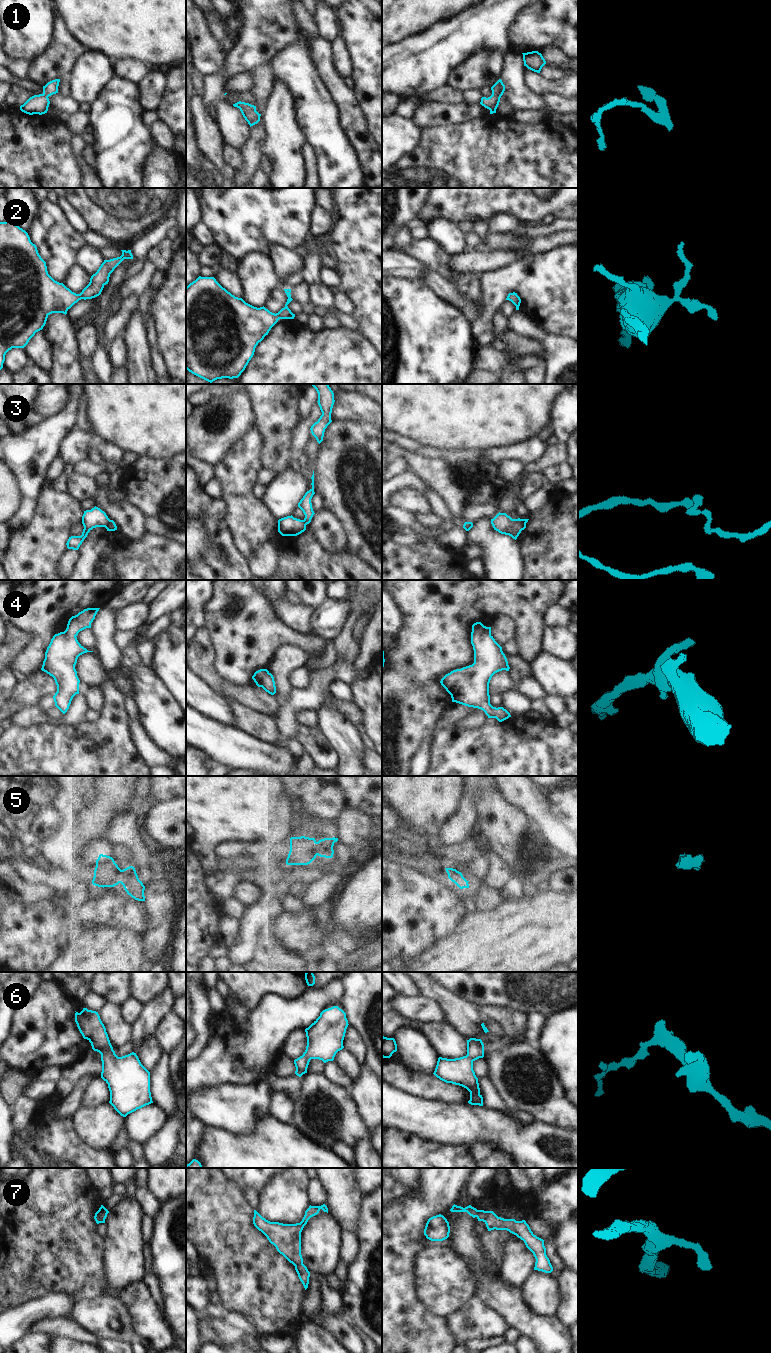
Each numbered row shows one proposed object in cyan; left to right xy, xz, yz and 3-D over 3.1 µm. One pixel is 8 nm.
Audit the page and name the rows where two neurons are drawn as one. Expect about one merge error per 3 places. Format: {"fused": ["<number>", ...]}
{"fused": ["3"]}

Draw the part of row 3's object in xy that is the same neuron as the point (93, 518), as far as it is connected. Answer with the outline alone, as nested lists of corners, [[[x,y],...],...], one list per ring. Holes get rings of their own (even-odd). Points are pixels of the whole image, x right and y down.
[[[94,507],[91,510],[84,511],[82,516],[82,524],[84,526],[81,536],[69,537],[66,545],[68,549],[78,550],[88,533],[96,527],[105,527],[108,525],[109,518],[104,511],[98,507]]]

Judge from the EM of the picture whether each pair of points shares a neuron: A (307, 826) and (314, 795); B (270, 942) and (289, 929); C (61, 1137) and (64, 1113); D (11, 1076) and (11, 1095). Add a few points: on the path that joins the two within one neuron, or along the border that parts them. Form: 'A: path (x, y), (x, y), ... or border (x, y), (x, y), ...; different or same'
A: border (293, 821), (302, 811), (306, 811), (327, 822); different
B: border (265, 929), (273, 931), (277, 938), (296, 951); different
C: border (63, 1098), (55, 1111), (61, 1120); different
D: path (11, 1081), (11, 1090); same

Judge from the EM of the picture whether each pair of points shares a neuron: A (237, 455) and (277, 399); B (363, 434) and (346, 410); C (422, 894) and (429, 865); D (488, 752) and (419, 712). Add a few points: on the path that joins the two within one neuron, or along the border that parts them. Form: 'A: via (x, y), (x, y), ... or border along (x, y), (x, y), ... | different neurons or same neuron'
A: border along (254, 425), (260, 436), (260, 450) | different neurons
B: border along (332, 421), (368, 421), (371, 423) | different neurons
C: border along (414, 869), (427, 876), (436, 877) | different neurons
D: border along (437, 730), (433, 734) | different neurons

